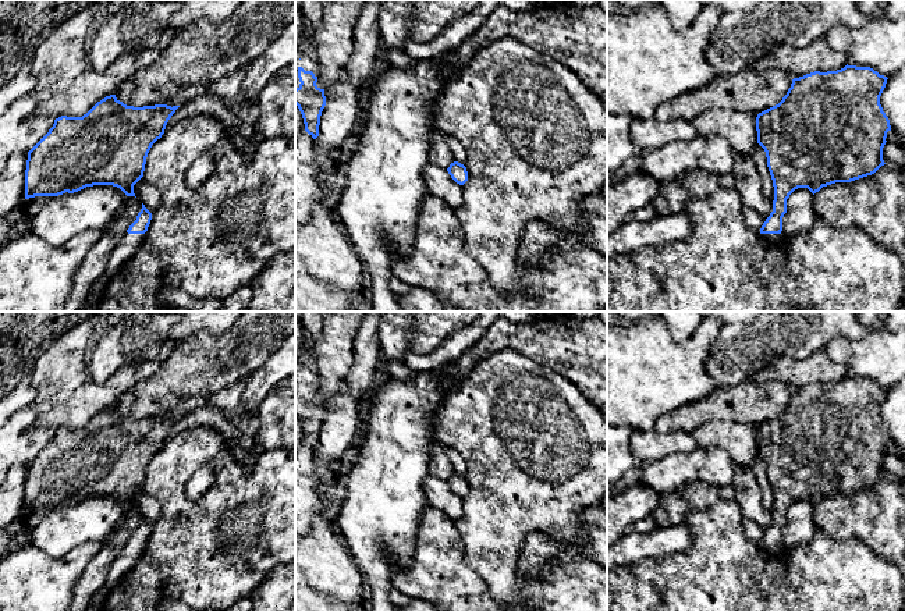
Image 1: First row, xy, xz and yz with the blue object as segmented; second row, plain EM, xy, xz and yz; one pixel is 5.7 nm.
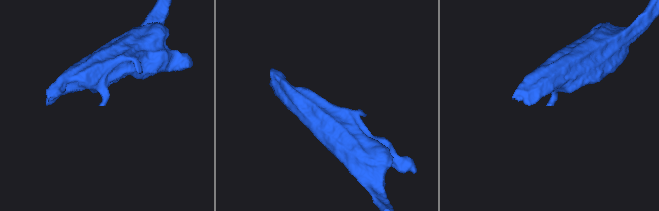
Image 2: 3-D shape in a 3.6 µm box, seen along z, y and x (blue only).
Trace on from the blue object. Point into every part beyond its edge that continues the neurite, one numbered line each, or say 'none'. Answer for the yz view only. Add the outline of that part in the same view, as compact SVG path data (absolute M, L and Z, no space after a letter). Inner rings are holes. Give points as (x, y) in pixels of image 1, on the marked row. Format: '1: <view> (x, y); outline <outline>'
1: yz (774, 240); outline M760 234L760 237L764 239L767 245L771 245L771 246L778 246L782 244L781 234Z

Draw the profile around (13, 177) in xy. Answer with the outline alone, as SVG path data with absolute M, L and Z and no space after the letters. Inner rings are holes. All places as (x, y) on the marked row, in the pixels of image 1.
M14 153L0 174L0 219L25 202L25 170L28 153Z

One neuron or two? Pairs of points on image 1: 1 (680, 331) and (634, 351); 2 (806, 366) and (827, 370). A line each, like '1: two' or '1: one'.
1: two
2: one

